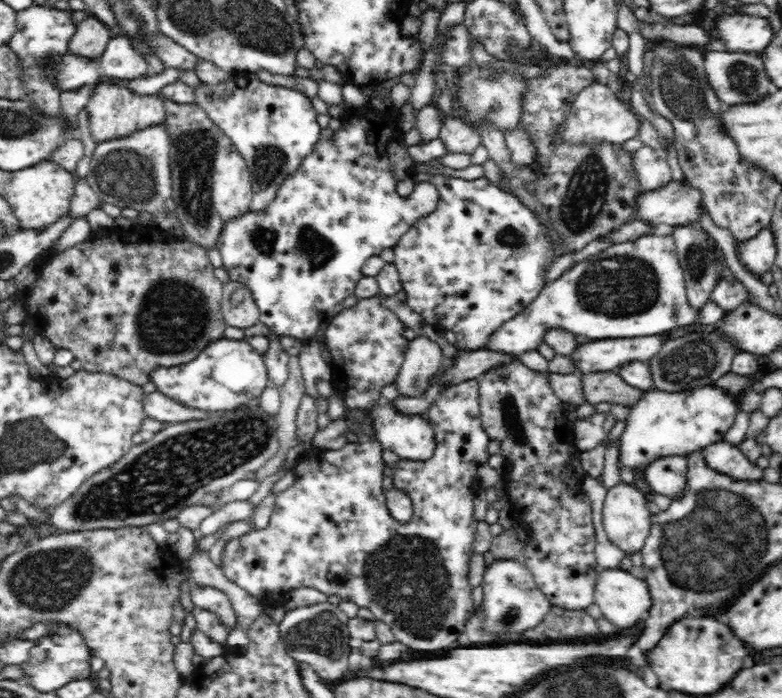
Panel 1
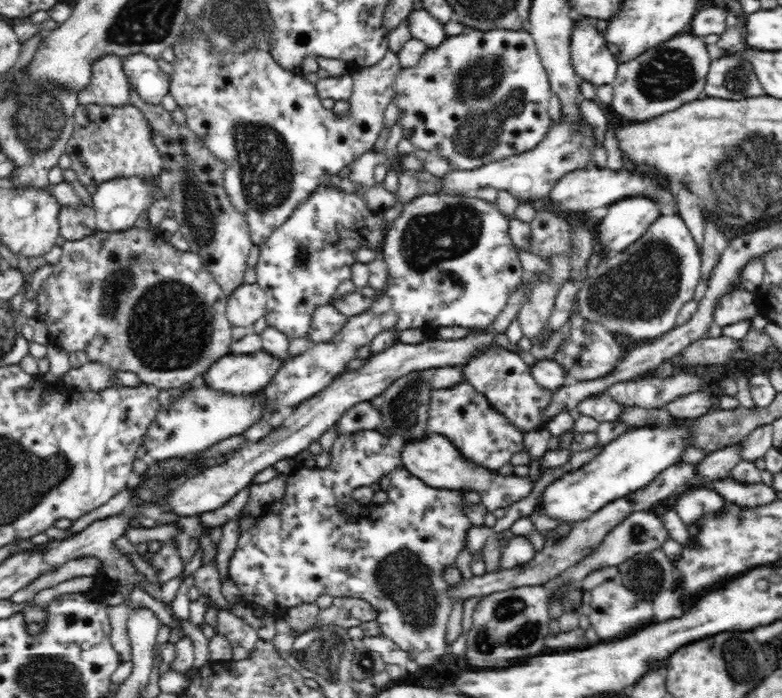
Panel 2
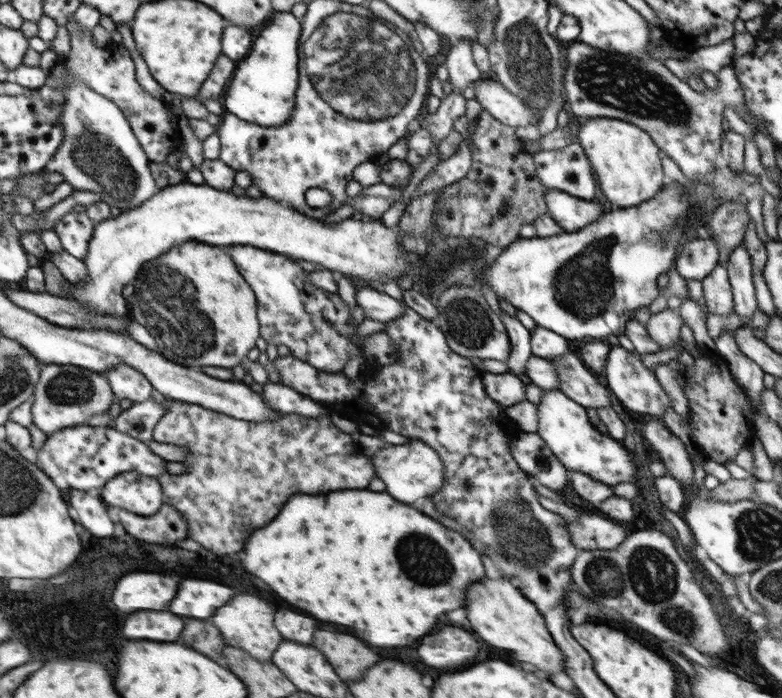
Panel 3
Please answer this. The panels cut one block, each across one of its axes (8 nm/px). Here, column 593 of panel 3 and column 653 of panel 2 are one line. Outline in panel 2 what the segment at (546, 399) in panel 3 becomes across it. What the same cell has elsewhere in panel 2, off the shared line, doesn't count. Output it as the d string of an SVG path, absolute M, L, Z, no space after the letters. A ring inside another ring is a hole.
M648 425L645 427L624 427L619 431L616 439L602 447L593 459L585 463L584 466L564 474L556 481L552 482L542 493L538 508L541 513L549 517L555 518L560 522L570 522L572 526L590 518L590 515L602 506L612 502L614 499L622 498L627 494L633 493L635 490L642 489L644 486L654 481L658 474L662 474L666 468L670 468L682 458L683 450L689 447L690 429L688 425Z

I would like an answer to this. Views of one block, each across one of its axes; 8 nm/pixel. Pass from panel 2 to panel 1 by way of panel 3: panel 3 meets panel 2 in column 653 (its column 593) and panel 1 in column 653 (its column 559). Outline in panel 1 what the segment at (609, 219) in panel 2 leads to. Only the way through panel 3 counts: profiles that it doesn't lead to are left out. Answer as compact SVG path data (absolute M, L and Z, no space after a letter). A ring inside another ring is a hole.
M672 179L663 187L643 192L634 200L636 207L636 220L646 221L650 225L659 225L666 223L669 225L693 225L697 224L702 216L702 212L706 212L704 201L702 201L702 193L696 187L690 185L688 179L676 181Z

